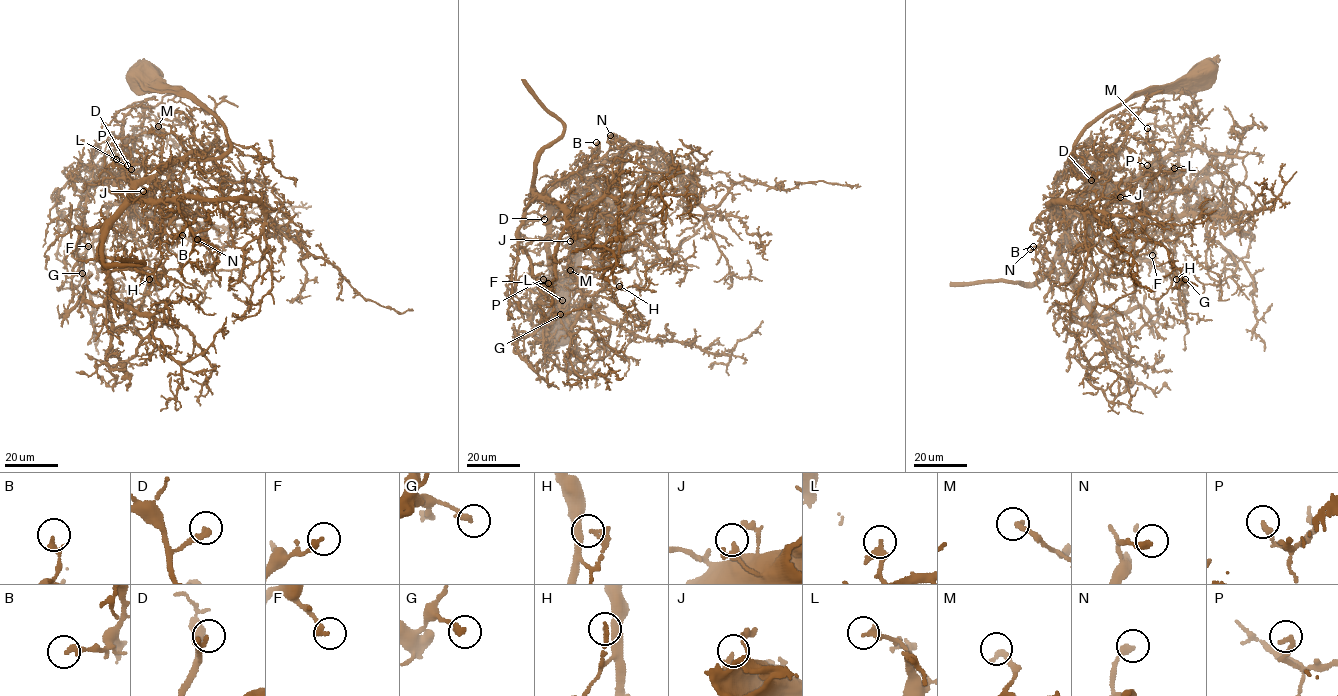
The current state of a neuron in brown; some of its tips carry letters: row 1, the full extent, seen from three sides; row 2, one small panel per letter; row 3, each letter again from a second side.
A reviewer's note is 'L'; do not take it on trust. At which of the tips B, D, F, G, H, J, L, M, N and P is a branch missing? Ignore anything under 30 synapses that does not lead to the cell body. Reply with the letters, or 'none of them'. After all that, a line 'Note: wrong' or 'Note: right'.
none of them
Note: wrong

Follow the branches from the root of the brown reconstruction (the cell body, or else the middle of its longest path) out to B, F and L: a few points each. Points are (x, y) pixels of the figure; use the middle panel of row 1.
B: (556, 334), (553, 318), (577, 256), (621, 175), (580, 189), (564, 208), (549, 194), (597, 159), (596, 142)
F: (556, 334), (577, 256), (621, 175), (564, 208), (529, 203), (518, 246), (538, 289), (548, 283)
L: (556, 334), (553, 318), (577, 256), (621, 175), (580, 189), (550, 213), (551, 290), (563, 306), (562, 300)

